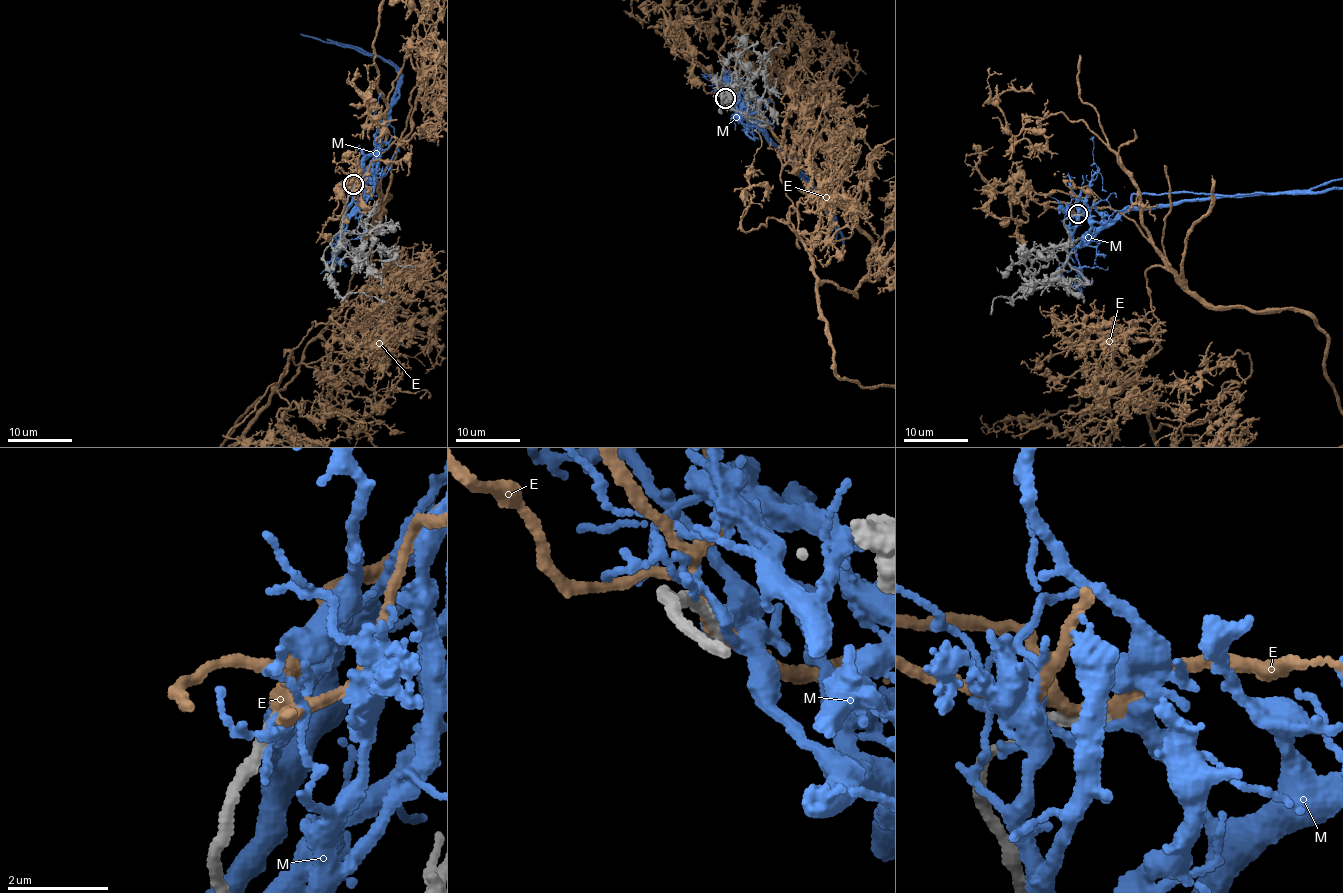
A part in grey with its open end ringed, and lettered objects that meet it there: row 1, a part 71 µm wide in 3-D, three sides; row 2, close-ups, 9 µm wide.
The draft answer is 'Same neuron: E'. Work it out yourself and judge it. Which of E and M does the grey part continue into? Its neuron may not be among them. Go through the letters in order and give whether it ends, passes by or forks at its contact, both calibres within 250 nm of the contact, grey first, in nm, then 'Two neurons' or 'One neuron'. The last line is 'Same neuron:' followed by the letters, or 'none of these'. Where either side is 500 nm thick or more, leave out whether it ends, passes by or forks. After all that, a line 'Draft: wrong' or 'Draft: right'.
E: It forks there. Thickness 280 nm (grey) against 240 nm. One neuron
M: It forks there. Thickness 320 nm (grey) against 160 nm. Two neurons
Same neuron: E
Draft: right

